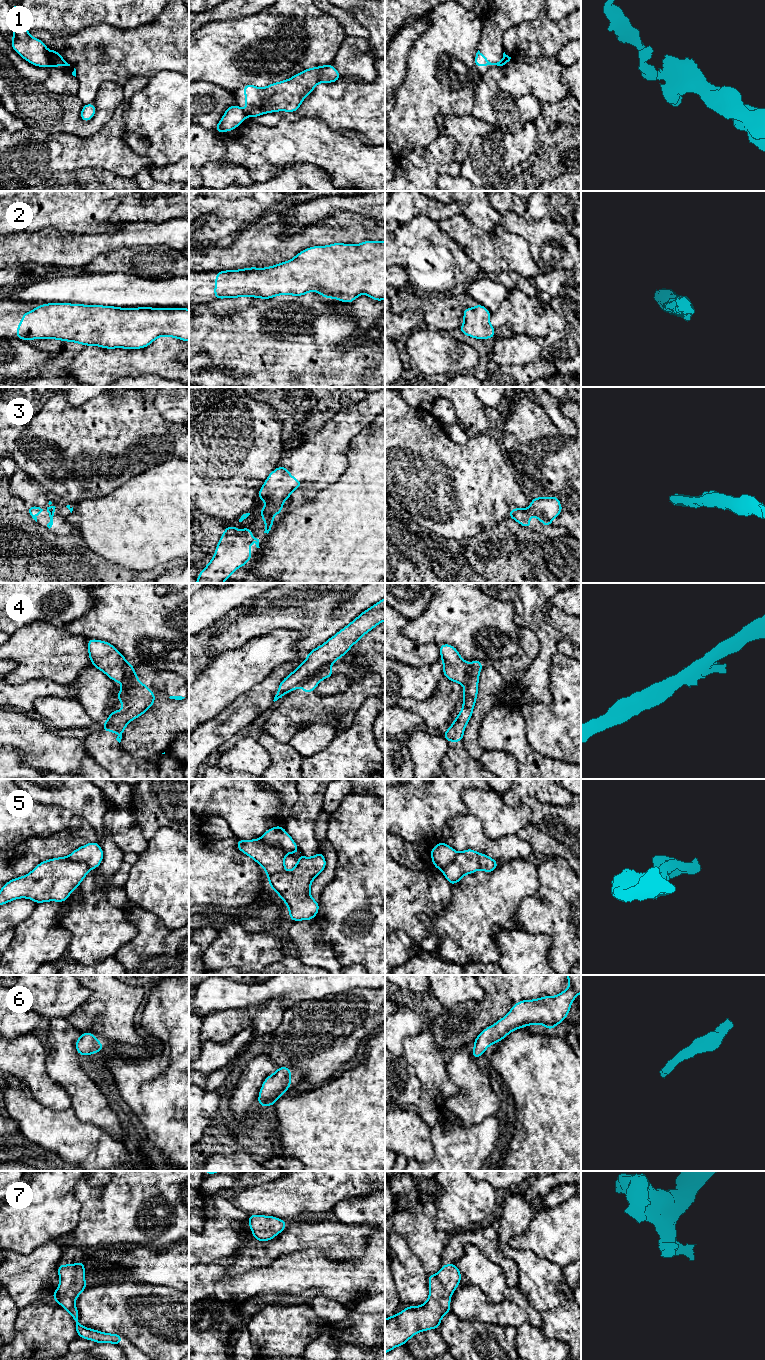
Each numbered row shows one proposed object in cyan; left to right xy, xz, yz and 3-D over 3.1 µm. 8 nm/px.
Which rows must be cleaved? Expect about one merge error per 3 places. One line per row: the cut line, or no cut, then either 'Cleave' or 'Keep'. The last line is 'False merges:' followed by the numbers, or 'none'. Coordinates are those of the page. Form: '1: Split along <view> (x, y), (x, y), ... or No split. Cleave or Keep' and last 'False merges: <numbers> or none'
1: Split along xy (48, 52), (50, 64). Cleave
2: No split. Keep
3: No split. Keep
4: Split along xz (330, 664), (319, 669), (300, 685). Cleave
5: No split. Keep
6: No split. Keep
7: No split. Keep
False merges: 1, 4

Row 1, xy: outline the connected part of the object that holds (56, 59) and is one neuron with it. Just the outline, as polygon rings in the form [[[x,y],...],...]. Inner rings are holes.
[[[53,49],[51,52],[49,52],[50,56],[50,65],[59,67],[59,66],[70,66],[63,57],[55,50]]]

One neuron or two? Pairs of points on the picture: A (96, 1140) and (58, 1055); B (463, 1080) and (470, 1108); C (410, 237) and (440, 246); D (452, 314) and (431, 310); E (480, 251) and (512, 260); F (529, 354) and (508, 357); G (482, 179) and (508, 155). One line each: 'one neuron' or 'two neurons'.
A: two neurons
B: one neuron
C: one neuron
D: one neuron
E: one neuron
F: one neuron
G: one neuron

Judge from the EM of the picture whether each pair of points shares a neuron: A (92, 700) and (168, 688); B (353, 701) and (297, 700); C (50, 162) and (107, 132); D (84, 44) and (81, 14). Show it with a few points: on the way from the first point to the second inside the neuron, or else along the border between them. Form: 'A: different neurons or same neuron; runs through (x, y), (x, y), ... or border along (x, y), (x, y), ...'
A: different neurons; border along (117, 695), (115, 700)
B: same neuron; runs through (339, 704), (311, 704)
C: same neuron; runs through (64, 152), (85, 152), (93, 146)
D: different neurons; border along (106, 23), (93, 23), (65, 38), (61, 38)

